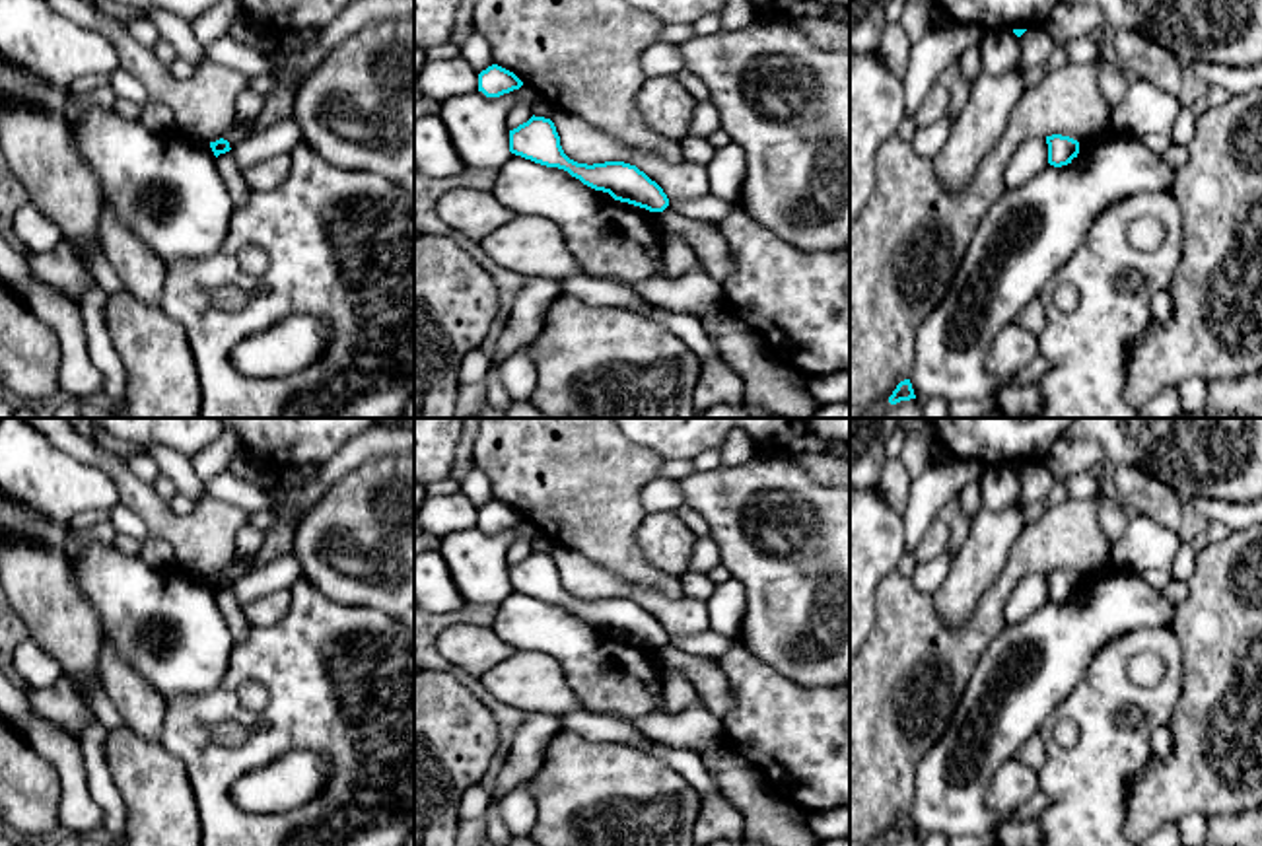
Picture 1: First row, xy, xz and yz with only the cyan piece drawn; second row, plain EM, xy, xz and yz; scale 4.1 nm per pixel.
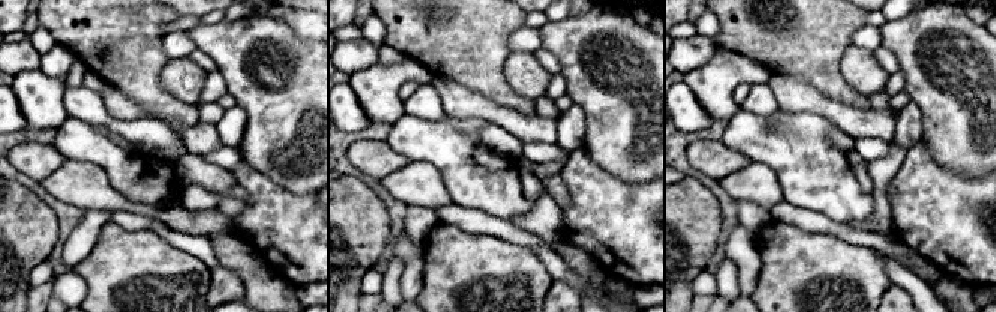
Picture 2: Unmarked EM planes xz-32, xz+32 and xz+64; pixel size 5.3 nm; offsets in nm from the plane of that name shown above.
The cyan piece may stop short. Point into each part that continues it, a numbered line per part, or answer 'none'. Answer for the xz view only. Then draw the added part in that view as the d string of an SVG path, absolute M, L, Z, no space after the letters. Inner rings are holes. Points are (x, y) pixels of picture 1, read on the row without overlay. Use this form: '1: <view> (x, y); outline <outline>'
none

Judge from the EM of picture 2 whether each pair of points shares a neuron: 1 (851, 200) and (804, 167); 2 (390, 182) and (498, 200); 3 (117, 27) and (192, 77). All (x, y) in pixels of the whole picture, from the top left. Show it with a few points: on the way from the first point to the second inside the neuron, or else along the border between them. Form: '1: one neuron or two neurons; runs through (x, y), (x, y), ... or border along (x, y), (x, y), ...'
1: one neuron; runs through (839, 195), (816, 174)
2: two neurons; border along (426, 162), (440, 173), (443, 185), (453, 201)
3: two neurons; border along (170, 59), (161, 71), (159, 83), (173, 95)

